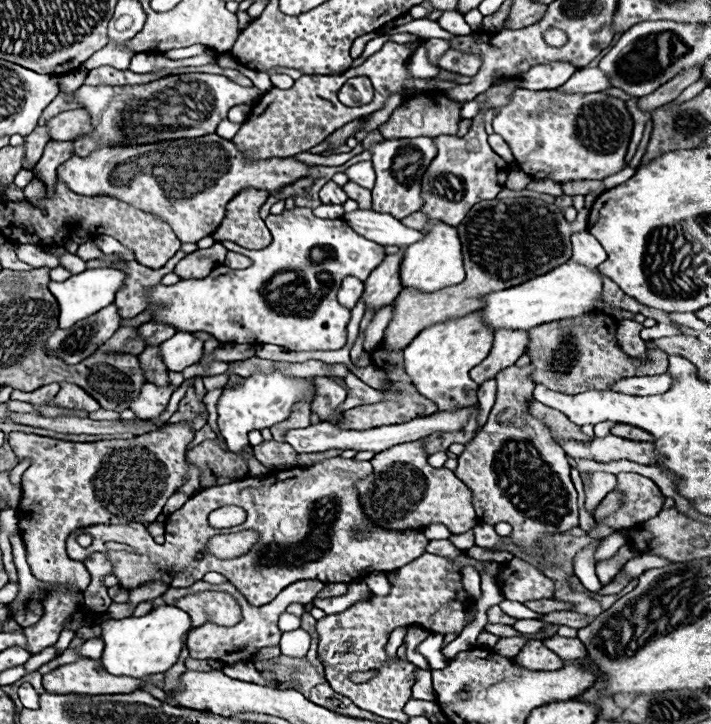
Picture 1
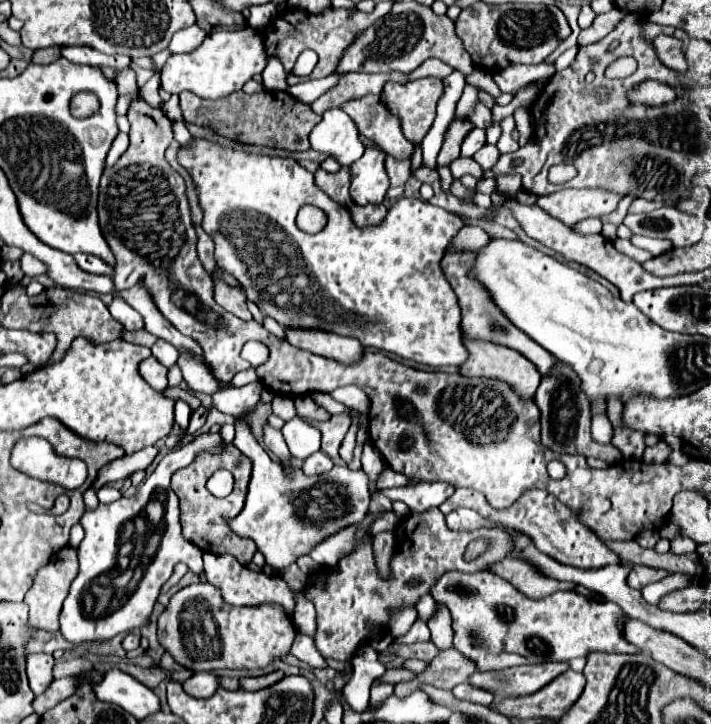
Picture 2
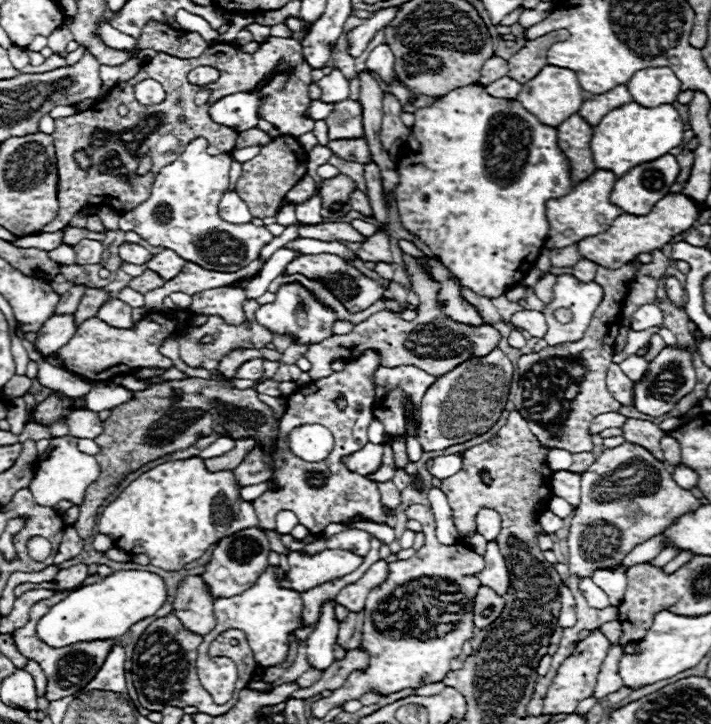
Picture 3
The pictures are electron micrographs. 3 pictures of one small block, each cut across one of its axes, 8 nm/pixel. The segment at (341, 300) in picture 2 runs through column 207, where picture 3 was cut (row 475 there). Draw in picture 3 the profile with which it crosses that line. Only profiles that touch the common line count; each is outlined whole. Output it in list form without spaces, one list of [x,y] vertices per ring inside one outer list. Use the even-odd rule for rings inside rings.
[[[200,458],[166,462],[126,486],[100,514],[98,530],[128,554],[146,554],[152,566],[180,570],[226,534],[258,526],[252,502],[240,500],[238,490],[230,470],[208,472]]]

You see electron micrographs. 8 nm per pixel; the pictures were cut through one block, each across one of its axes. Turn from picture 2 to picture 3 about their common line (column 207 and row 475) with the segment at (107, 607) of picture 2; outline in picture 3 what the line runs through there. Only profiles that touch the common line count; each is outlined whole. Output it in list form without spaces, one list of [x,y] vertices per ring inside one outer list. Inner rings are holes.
[[[452,454],[452,456],[438,456],[438,458],[434,458],[430,474],[434,478],[444,480],[444,478],[450,478],[452,474],[456,474],[458,470],[462,470],[462,458]]]

